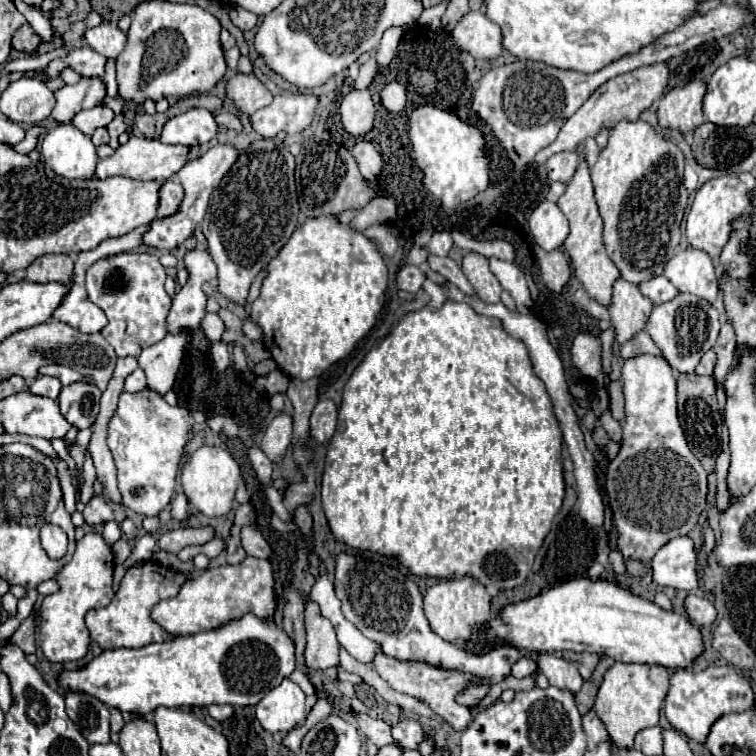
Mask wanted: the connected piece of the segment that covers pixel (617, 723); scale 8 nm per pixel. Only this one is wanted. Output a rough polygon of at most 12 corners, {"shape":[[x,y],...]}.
{"shape":[[615,663],[595,699],[611,741],[631,749],[659,723],[661,665]]}

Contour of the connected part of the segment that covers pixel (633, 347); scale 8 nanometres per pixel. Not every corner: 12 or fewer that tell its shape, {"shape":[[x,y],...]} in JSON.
{"shape":[[647,331],[633,335],[623,347],[621,357],[641,353],[661,355]]}

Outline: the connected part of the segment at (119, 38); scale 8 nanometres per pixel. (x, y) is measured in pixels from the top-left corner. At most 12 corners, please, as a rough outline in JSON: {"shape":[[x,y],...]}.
{"shape":[[103,21],[85,31],[85,41],[97,53],[115,59],[127,37]]}

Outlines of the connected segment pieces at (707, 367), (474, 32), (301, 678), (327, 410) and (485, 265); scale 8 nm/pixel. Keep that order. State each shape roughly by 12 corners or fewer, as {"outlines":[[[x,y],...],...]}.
{"outlines":[[[707,351],[699,365],[697,375],[713,375],[715,351]],[[481,11],[465,13],[453,45],[475,59],[501,55],[501,29]],[[295,669],[289,677],[295,681],[307,697],[315,695],[313,685],[309,683],[309,677]],[[319,401],[311,415],[311,437],[327,443],[335,433],[337,407]],[[479,253],[463,257],[463,273],[485,303],[497,303],[501,285]]]}

